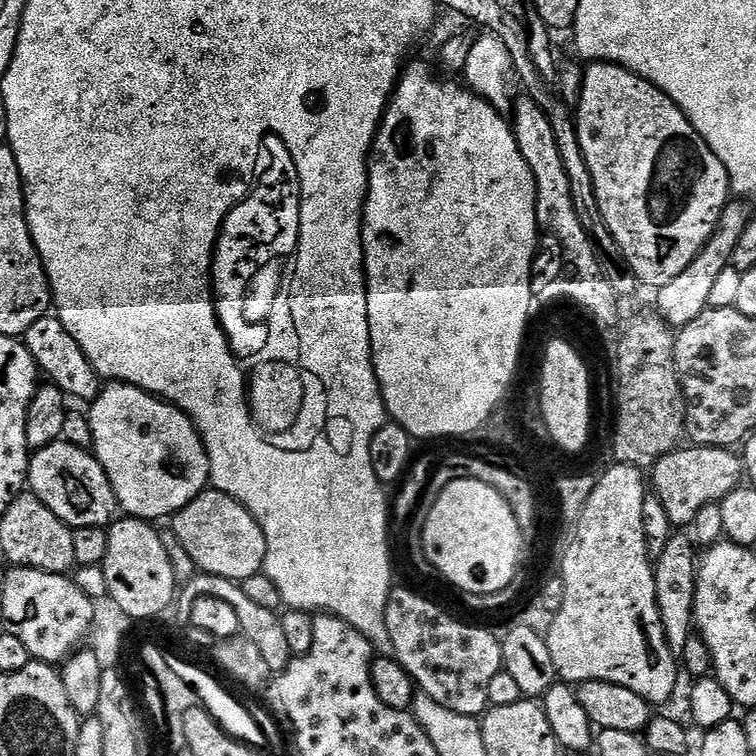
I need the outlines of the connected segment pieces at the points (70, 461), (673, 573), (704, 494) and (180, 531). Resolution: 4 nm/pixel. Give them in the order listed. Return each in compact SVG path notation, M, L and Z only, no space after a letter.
M64 439L35 449L28 462L27 487L39 500L46 502L62 522L75 530L86 526L103 528L113 523L118 512L116 495L106 478L106 470L87 448L79 448Z
M673 531L662 554L655 557L654 567L656 569L656 597L666 642L672 652L680 654L686 648L687 640L694 635L696 619L694 602L696 601L696 570L698 567L696 540L687 531Z
M681 446L656 461L650 472L650 480L656 483L655 495L666 506L666 514L673 525L688 526L707 504L714 504L724 499L736 488L741 487L745 475L744 466L735 451L724 446Z
M205 490L198 493L181 512L175 513L171 517L170 523L172 523L173 530L176 531L173 532L174 538L182 542L182 546L186 546L186 554L190 554L190 558L201 573L243 582L246 578L262 571L264 559L268 553L266 534L245 504L240 504L225 492Z

